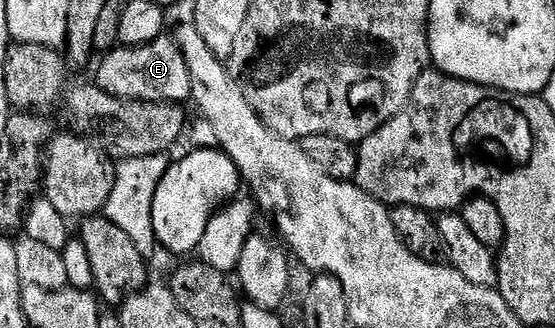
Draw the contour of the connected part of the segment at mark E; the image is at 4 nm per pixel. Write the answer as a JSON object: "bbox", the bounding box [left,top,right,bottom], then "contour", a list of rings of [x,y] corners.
{"bbox":[95,34,192,102],"contour":[[[162,34],[150,44],[137,48],[118,46],[100,57],[95,83],[107,94],[124,100],[155,100],[158,102],[185,102],[192,97],[191,74],[176,39]]]}

